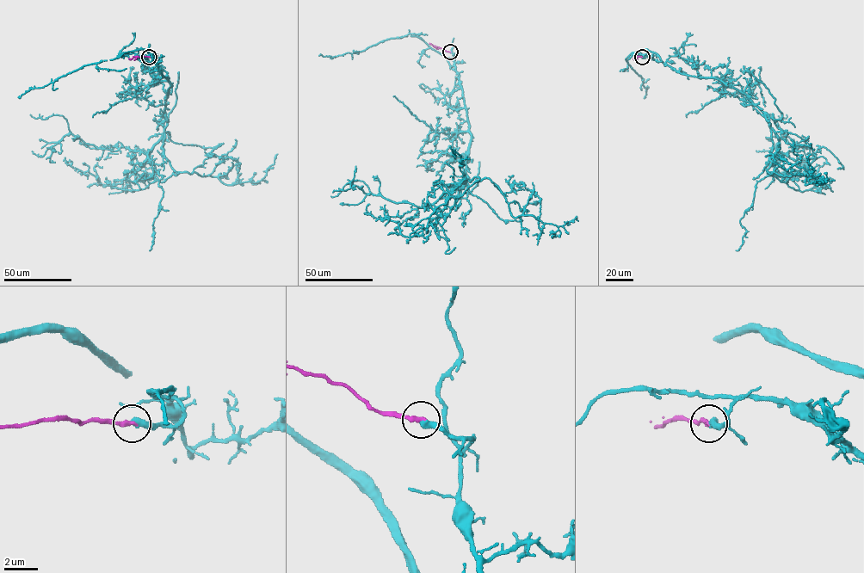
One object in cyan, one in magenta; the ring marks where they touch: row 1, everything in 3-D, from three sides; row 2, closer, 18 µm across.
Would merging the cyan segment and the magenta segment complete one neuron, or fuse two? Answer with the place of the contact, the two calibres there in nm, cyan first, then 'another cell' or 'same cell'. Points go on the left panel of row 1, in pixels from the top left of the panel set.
at (149, 57); 420 nm thick on the cyan side, 280 nm on the other; same cell

